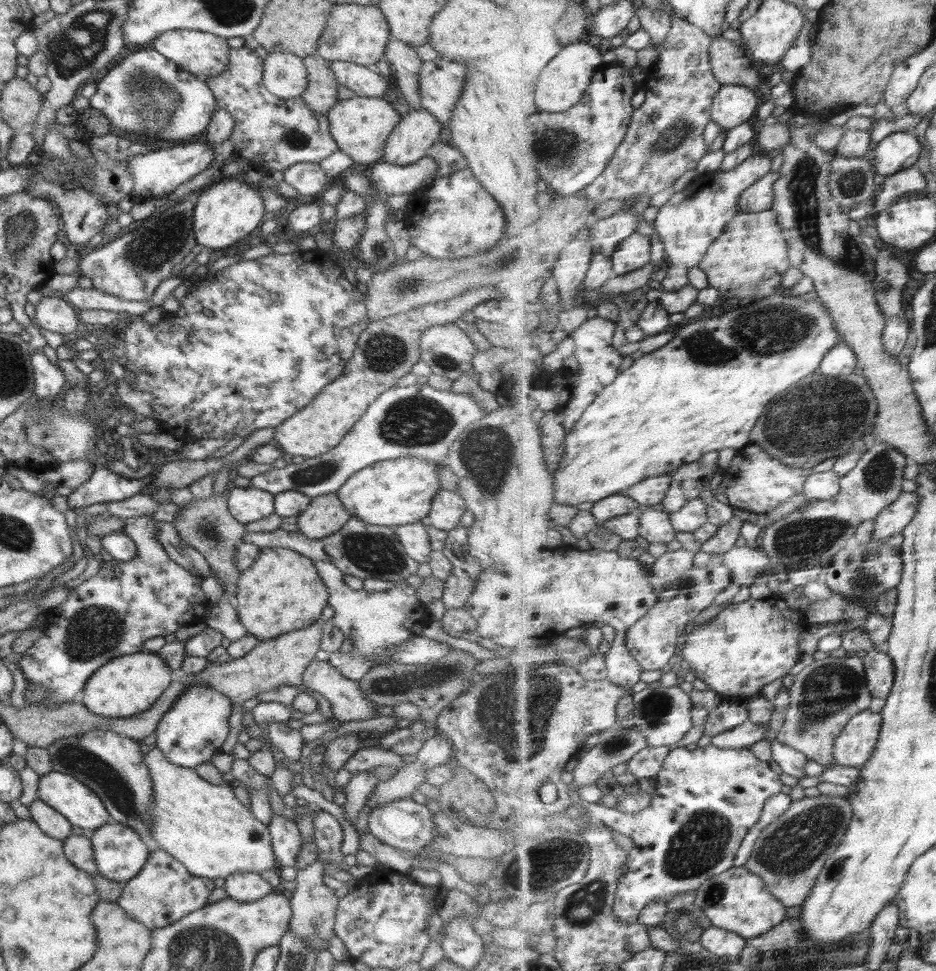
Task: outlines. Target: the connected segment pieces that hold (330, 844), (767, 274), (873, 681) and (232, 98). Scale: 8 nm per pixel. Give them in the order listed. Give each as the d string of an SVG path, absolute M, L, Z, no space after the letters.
M320 811L313 817L315 838L318 842L318 860L324 866L327 864L339 864L343 862L343 854L340 851L343 842L343 830L338 820L325 811Z
M776 211L742 212L728 223L726 232L711 246L699 267L707 273L709 284L724 298L766 298L782 291L785 274L793 267L791 247L788 244L785 228L780 224Z
M876 646L863 659L867 665L872 695L875 698L888 699L895 689L897 668L894 659L888 652L881 651Z
M248 47L228 50L228 67L218 76L209 76L204 80L216 98L217 106L228 111L233 118L234 128L229 139L233 144L233 154L238 158L238 166L254 167L265 170L285 171L297 162L320 163L324 158L334 154L339 148L329 131L327 115L316 114L304 102L304 99L281 99L272 94L263 85L263 60L254 49Z

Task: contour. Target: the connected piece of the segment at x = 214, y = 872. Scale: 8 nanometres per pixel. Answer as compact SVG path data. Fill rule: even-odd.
M156 746L145 749L143 759L149 770L153 790L153 801L149 806L151 835L159 848L179 860L192 876L213 880L226 879L244 870L246 873L260 874L277 866L269 828L258 820L247 806L241 804L230 784L212 784L194 769L172 764Z

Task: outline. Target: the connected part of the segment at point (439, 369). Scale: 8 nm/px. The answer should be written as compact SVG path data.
M456 324L431 326L421 336L420 352L422 362L426 362L434 374L456 380L463 372L473 368L472 359L477 348L472 339Z

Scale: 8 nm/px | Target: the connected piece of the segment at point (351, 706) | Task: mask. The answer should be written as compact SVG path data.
M314 659L304 671L304 685L307 688L320 692L324 698L331 703L334 712L334 718L348 722L352 720L366 720L372 717L378 717L375 714L375 706L370 702L359 689L359 682L352 681L340 675L337 668L334 668L328 661L318 661Z

